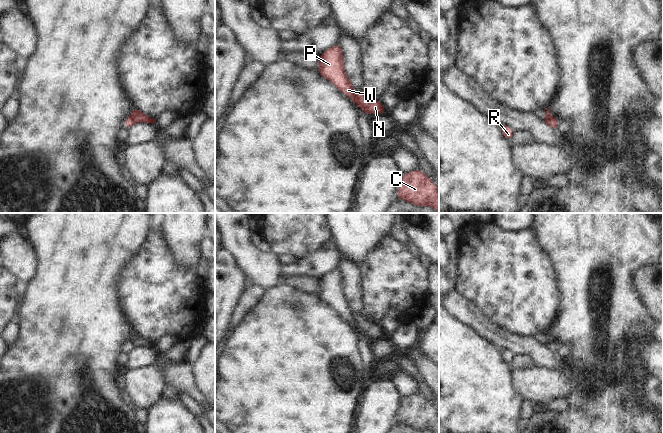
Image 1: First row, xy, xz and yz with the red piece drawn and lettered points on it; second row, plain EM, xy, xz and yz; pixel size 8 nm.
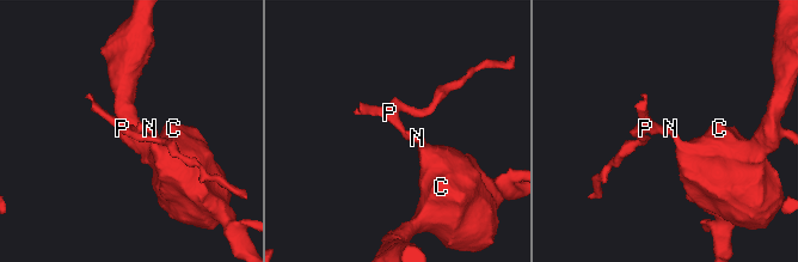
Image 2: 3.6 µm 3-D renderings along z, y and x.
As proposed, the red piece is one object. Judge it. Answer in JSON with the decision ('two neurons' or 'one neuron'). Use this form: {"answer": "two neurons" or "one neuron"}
{"answer": "two neurons"}

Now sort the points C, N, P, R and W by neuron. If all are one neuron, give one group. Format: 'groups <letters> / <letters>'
groups C N / P R W

